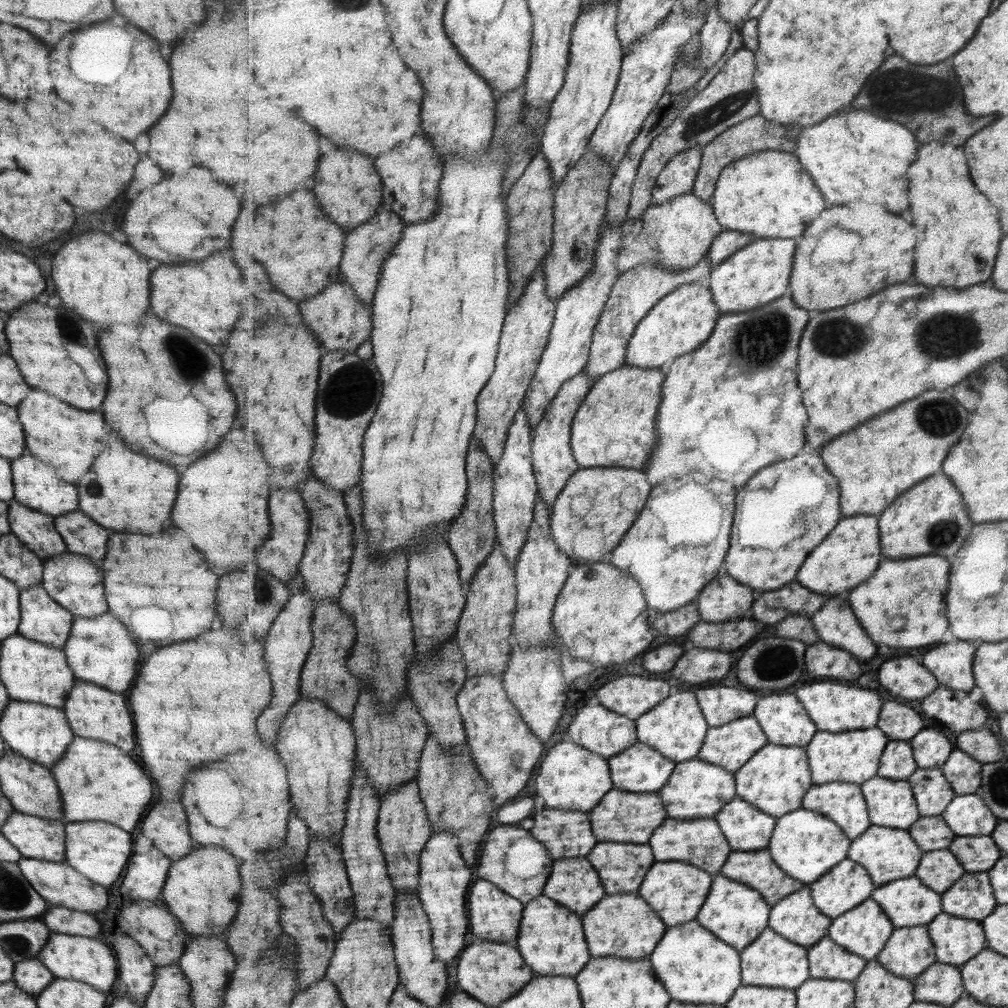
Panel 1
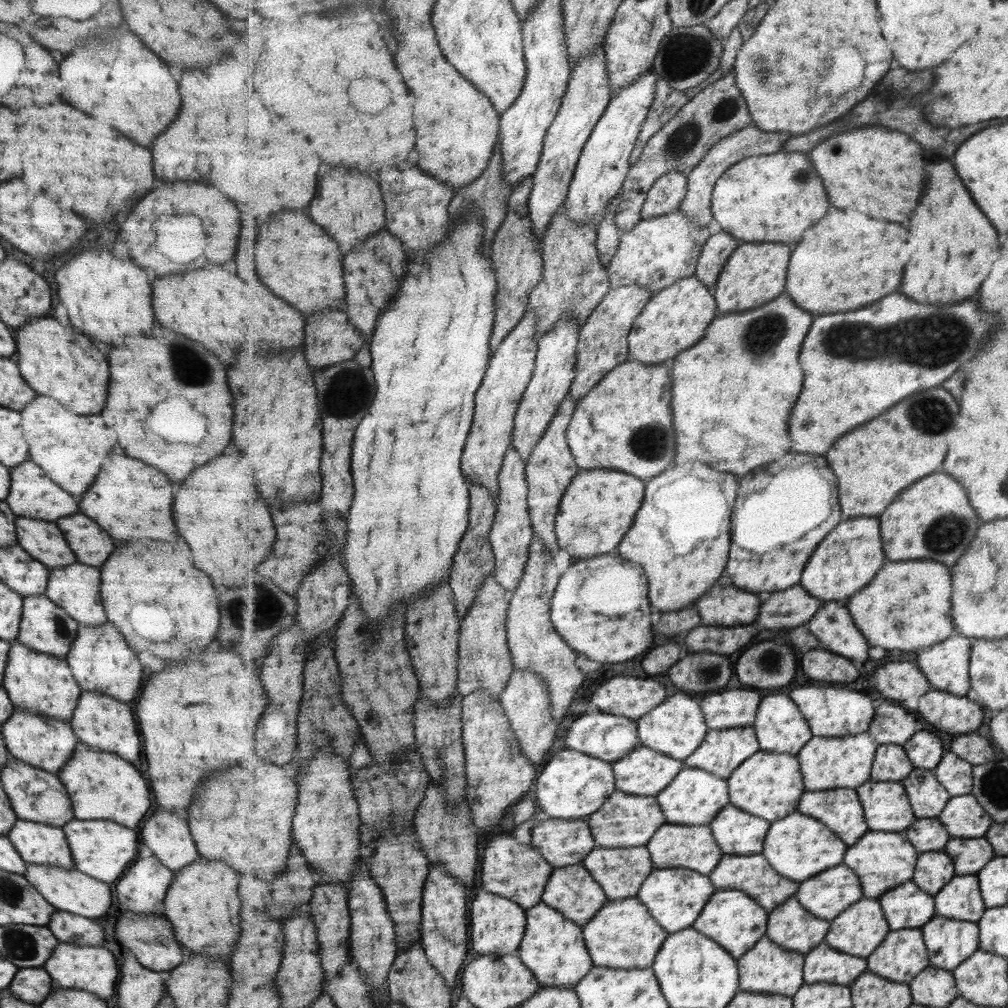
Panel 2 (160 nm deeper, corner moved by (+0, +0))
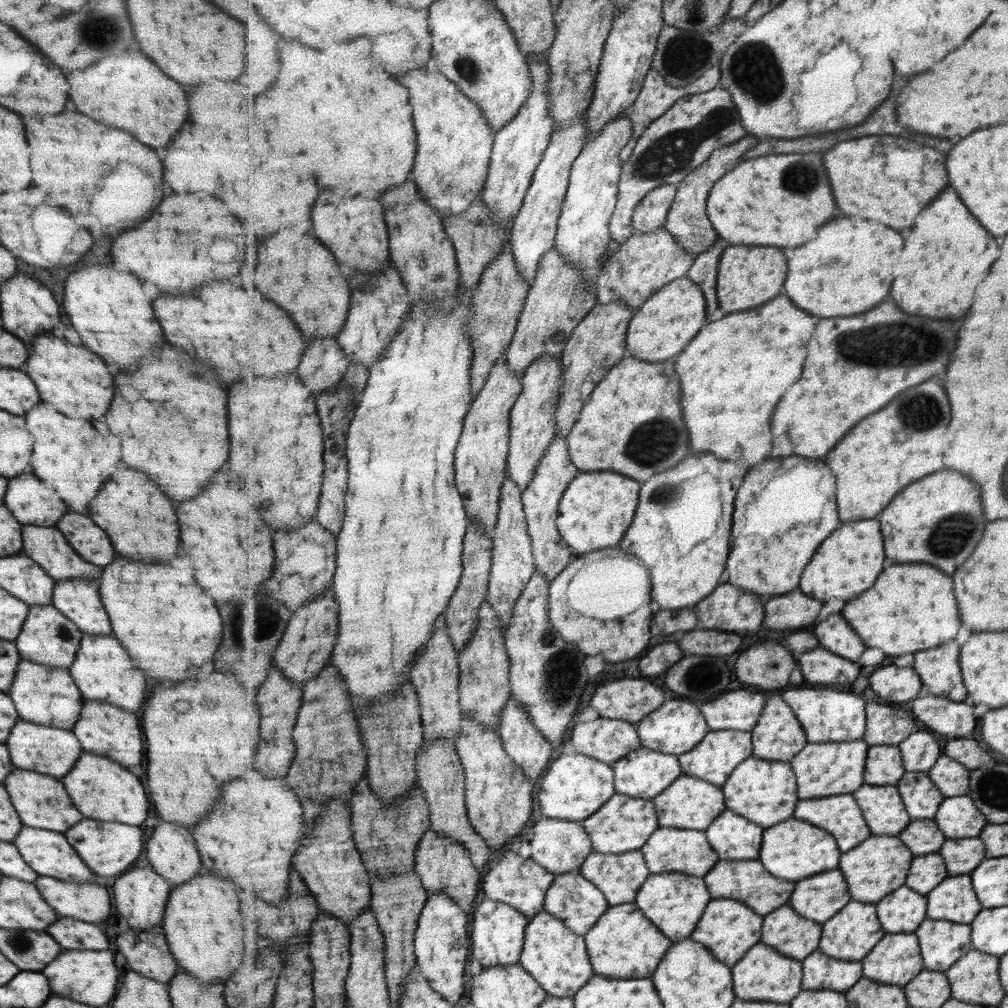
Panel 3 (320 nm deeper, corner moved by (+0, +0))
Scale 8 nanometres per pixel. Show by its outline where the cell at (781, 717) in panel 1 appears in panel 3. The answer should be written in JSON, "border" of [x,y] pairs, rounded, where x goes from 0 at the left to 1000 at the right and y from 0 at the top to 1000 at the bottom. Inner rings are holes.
{"border":[[[775,690],[761,695],[745,728],[748,750],[757,754],[785,756],[803,737],[796,715]]]}

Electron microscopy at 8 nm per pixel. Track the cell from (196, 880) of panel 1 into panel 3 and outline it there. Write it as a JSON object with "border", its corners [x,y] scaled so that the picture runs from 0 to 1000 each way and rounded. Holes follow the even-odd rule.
{"border":[[[193,869],[191,873],[169,882],[160,925],[178,962],[188,965],[197,975],[213,975],[213,972],[223,974],[240,956],[246,953],[253,955],[257,951],[253,937],[255,912],[245,915],[244,910],[239,911],[231,881],[231,875],[219,871]],[[245,917],[251,917],[251,925],[245,925]],[[245,929],[251,929],[249,937],[245,937]]]}

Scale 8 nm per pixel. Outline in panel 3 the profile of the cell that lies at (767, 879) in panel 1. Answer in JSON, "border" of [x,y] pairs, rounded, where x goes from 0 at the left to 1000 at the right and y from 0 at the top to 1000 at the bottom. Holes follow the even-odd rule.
{"border":[[[715,853],[709,861],[702,865],[698,873],[708,892],[737,893],[737,896],[744,898],[749,906],[758,911],[777,898],[781,898],[789,883],[787,875],[779,875],[779,873],[765,869],[753,853]]]}

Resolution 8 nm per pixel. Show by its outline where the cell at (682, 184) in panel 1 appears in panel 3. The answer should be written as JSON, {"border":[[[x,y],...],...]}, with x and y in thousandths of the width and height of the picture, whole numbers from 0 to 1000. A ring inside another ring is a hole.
{"border":[[[659,183],[642,192],[629,210],[630,230],[652,230],[661,222],[673,187],[674,183]]]}

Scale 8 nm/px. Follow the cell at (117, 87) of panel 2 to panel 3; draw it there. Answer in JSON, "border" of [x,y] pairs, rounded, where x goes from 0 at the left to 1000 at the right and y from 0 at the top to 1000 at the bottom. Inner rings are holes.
{"border":[[[120,52],[118,56],[102,58],[98,65],[92,63],[84,69],[64,73],[64,79],[68,83],[68,99],[76,111],[98,123],[124,129],[150,147],[164,147],[186,117],[186,97],[180,85],[162,75],[156,65],[138,52]]]}

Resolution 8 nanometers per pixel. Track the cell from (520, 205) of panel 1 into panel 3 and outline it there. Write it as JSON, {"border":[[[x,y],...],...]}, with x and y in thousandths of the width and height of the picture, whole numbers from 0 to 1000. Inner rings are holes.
{"border":[[[508,216],[502,224],[502,245],[483,265],[477,280],[469,290],[468,302],[470,303],[468,306],[470,306],[470,311],[464,319],[464,329],[470,335],[468,339],[470,345],[468,388],[472,392],[475,392],[478,385],[483,382],[487,367],[506,344],[526,289],[527,280],[524,280],[522,275],[515,270],[514,261],[511,258],[509,246],[507,246],[506,240],[508,238],[506,236],[508,235],[510,218],[511,216]]]}

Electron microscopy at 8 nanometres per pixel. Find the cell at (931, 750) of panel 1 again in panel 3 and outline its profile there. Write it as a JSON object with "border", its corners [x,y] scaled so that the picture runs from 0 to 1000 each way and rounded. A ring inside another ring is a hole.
{"border":[[[921,723],[904,728],[891,741],[895,743],[899,766],[922,766],[936,748]]]}

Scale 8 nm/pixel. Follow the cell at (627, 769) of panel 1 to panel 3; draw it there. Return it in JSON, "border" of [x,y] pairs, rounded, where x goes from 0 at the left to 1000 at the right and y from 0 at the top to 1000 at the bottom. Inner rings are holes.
{"border":[[[636,740],[626,745],[608,758],[610,765],[611,786],[630,790],[630,792],[650,792],[670,776],[677,768],[677,758],[673,749],[652,746],[650,743]]]}

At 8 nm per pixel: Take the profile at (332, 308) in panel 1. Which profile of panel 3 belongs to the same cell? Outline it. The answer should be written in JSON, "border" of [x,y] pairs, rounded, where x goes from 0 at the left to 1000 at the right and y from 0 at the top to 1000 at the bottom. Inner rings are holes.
{"border":[[[334,334],[309,335],[305,337],[300,360],[297,362],[297,374],[313,393],[328,388],[342,375],[347,365],[342,345]]]}

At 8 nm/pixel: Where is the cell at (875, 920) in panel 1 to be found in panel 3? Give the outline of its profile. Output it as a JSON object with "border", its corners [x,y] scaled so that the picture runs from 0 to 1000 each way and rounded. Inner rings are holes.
{"border":[[[846,893],[826,912],[816,916],[815,920],[813,941],[822,948],[839,953],[855,953],[881,926],[872,912],[870,896]]]}

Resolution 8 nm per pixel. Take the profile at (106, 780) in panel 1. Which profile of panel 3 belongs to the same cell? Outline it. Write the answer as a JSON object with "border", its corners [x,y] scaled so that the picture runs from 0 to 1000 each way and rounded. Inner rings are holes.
{"border":[[[80,748],[78,754],[74,756],[72,764],[61,774],[61,778],[63,778],[64,786],[68,788],[72,800],[84,812],[138,819],[146,810],[146,790],[144,790],[138,774],[106,752]]]}

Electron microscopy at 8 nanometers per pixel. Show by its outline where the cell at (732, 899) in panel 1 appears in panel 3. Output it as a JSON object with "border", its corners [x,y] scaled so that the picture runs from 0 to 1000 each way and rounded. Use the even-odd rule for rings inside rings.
{"border":[[[719,891],[707,892],[701,898],[696,913],[693,913],[692,920],[685,931],[699,937],[712,952],[727,960],[745,939],[756,933],[756,921],[759,915],[759,911],[749,906],[744,898],[729,893],[719,893]]]}

